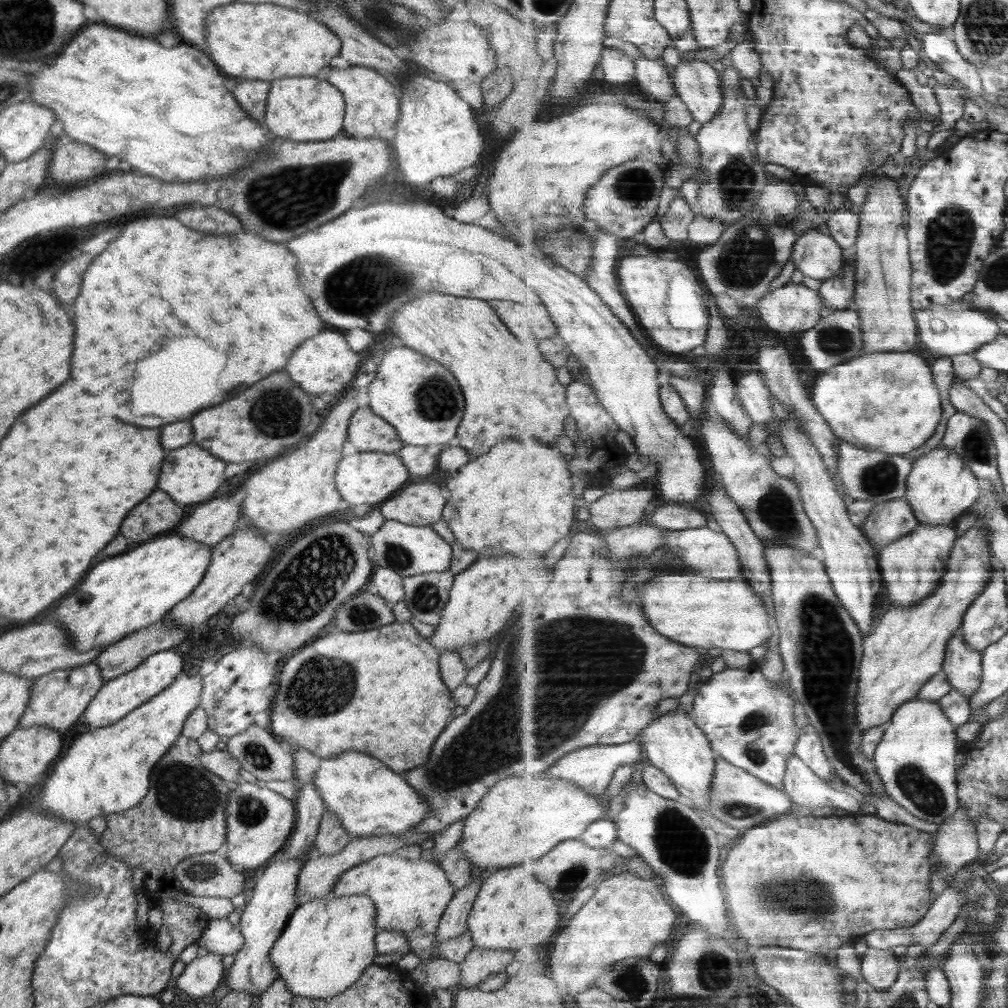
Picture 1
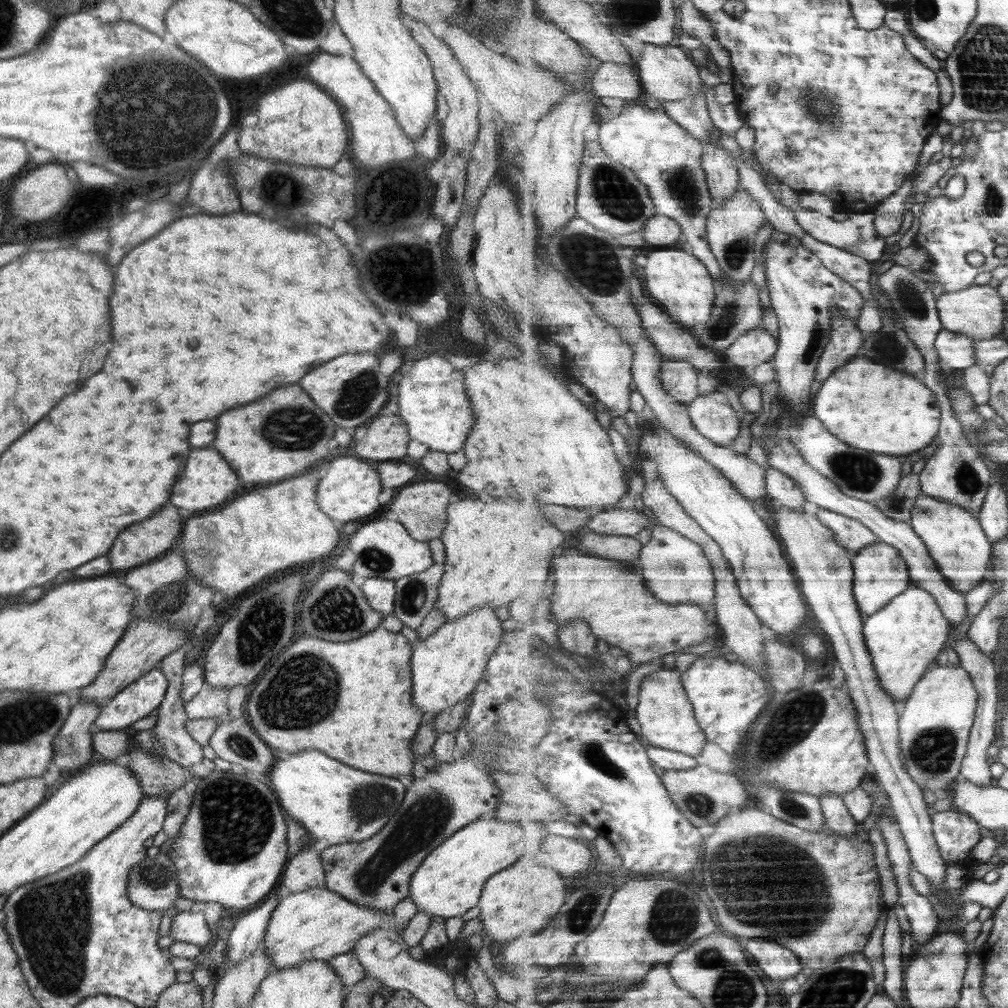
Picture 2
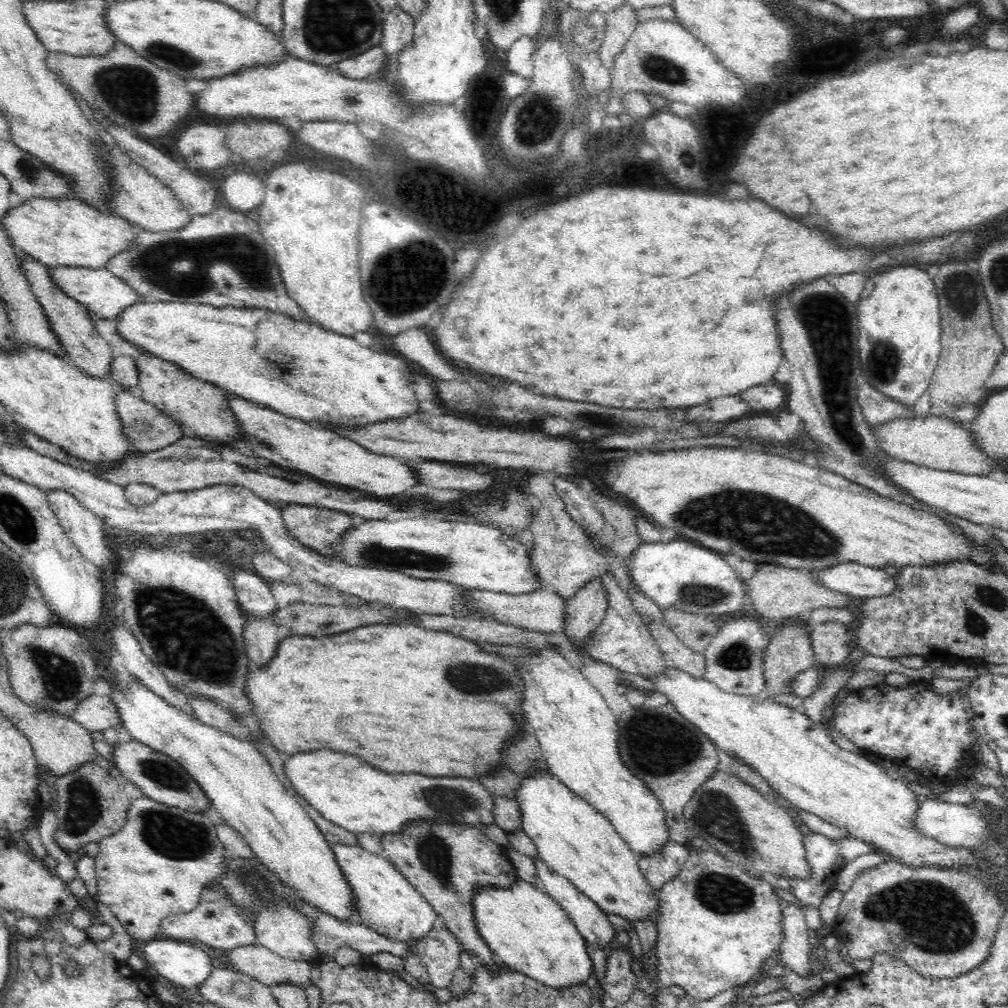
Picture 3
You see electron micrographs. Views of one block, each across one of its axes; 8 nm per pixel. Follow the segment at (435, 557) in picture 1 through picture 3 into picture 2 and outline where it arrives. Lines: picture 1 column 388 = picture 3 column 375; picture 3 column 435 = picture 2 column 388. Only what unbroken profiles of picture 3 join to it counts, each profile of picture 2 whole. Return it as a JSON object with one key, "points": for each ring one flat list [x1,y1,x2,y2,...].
{"points":[[391,515,390,520,382,518,360,526,358,532,350,538,350,548,356,554,356,561,350,573,364,578,378,577,395,581,403,576,422,572,434,564,428,543,414,540,404,525]]}

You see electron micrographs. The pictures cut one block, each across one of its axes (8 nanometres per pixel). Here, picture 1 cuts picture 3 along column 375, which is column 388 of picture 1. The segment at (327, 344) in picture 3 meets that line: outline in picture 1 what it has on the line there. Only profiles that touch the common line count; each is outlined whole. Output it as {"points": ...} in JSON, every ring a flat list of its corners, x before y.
{"points":[[404,344,386,350,376,377,368,385,368,398,366,405,395,428,404,445,447,446,448,441,457,436,465,409,463,394,452,372]]}

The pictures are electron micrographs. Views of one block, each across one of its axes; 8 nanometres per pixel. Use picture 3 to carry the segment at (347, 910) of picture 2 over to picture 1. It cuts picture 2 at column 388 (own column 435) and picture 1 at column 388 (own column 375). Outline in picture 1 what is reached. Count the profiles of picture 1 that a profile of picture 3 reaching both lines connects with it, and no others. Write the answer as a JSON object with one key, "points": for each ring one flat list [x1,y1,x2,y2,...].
{"points":[[395,853,380,854,349,868,344,874,340,874,340,878,336,880,330,895,336,896,336,898,342,895,369,896,376,906,376,928,404,934,404,937,410,941,410,950,422,960,418,967,409,972,412,981,416,982,417,986,420,987,424,985,424,959,435,956,436,932,440,918,442,918,444,910,452,901,454,893,454,887,448,882,448,877,446,877,439,860,430,861,429,855,423,855,414,860,406,859,406,856,401,857,400,854]]}

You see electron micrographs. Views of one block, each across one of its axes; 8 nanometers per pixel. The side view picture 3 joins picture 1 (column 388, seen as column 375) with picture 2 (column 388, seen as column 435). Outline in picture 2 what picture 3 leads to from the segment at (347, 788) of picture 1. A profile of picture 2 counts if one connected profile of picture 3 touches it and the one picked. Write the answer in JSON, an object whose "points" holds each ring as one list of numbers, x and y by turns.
{"points":[[306,750,298,754,288,754,288,759,276,760,270,780,272,780,272,790,280,798,283,810,288,812,292,819,298,821,314,841,326,838,330,845,342,843,360,843,363,840,372,838,380,829,388,824,394,812,400,807,404,799,404,784,388,778,388,776,376,776,370,772,356,770,352,766,346,766,324,752,316,750]]}

